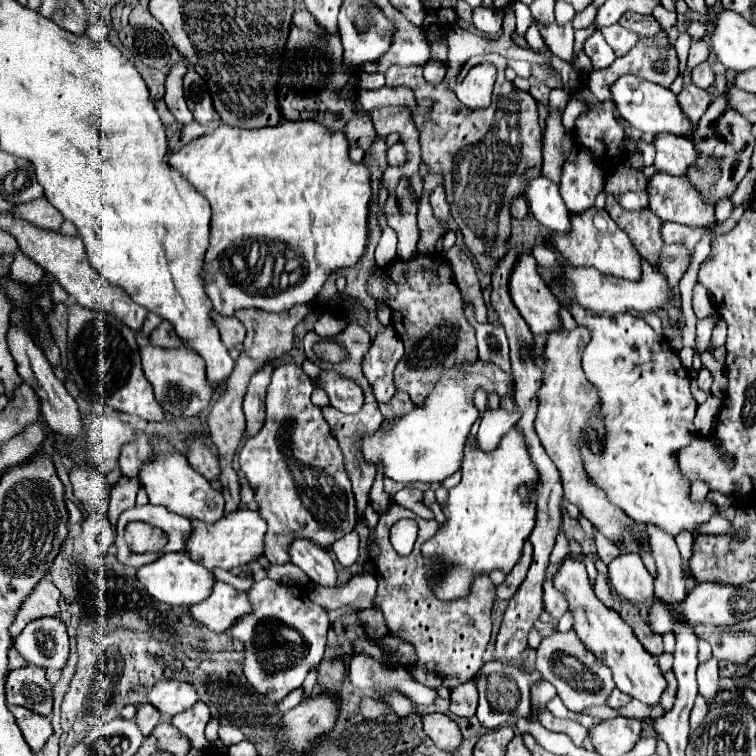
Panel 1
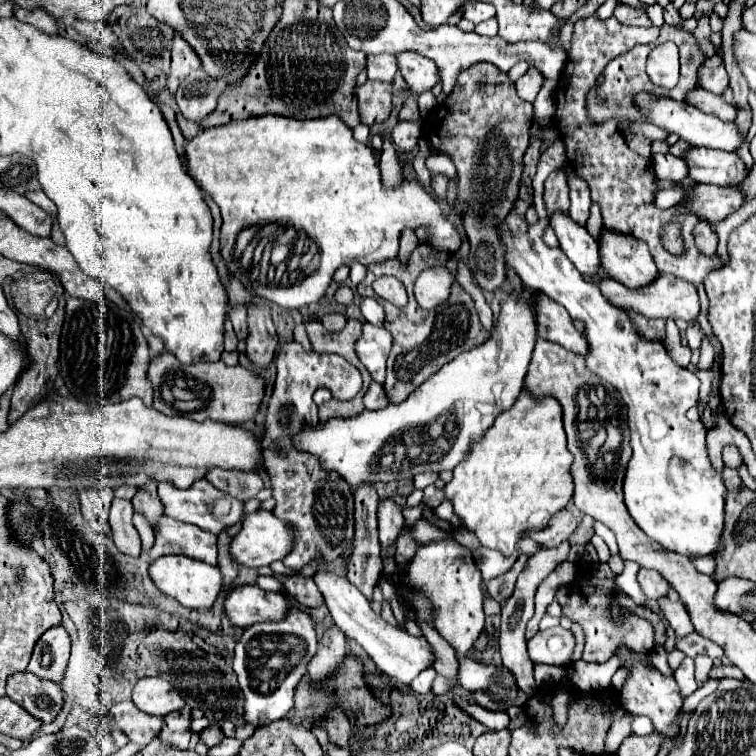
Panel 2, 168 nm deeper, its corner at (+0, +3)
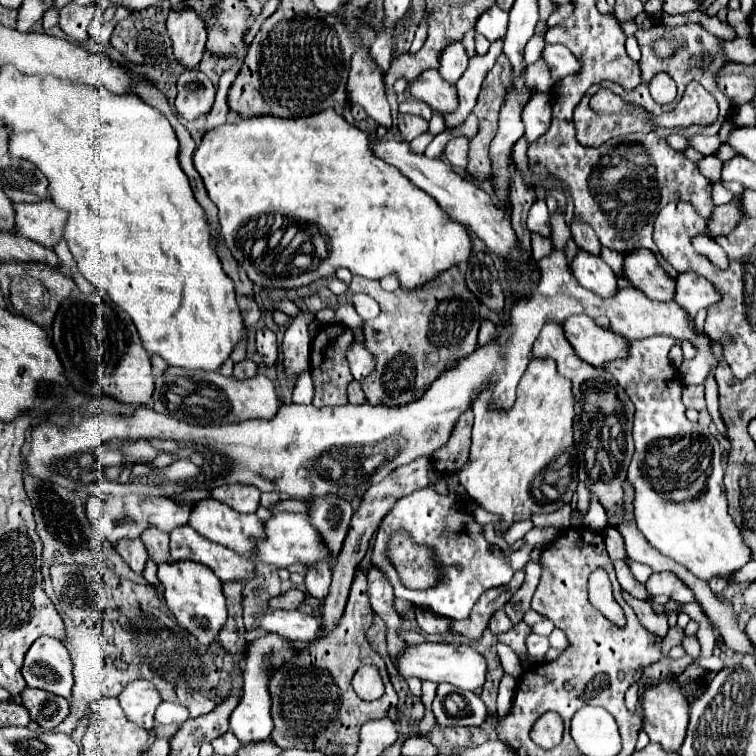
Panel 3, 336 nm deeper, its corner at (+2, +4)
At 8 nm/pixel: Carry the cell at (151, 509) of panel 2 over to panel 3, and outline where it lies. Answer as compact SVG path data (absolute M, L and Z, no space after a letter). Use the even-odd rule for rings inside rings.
M148 528L142 534L142 542L146 544L148 556L156 562L156 566L164 562L174 562L172 556L168 556L168 536L164 532L156 528Z

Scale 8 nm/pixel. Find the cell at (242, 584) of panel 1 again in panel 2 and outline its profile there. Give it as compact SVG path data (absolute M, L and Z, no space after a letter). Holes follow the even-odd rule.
M258 577L256 579L256 585L260 587L260 589L268 589L268 591L276 591L276 593L282 593L284 591L284 587L282 587L282 583L278 581L278 579L274 579L274 577Z

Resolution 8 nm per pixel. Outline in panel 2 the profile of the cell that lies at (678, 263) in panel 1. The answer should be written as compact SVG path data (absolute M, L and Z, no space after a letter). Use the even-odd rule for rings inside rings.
M700 221L700 223L694 227L694 241L696 241L696 247L698 247L698 251L700 251L702 255L710 257L710 255L716 253L718 235L714 233L714 229L712 229L708 223Z

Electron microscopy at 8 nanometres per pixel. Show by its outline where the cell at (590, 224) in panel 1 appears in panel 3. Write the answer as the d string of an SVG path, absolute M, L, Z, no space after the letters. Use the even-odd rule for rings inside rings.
M636 250L628 256L624 254L624 276L634 288L640 288L652 300L674 300L676 280L664 272L656 256L648 250Z

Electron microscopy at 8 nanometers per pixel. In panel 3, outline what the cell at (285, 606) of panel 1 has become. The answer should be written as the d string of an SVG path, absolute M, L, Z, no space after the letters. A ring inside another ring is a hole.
M266 634L266 636L256 638L248 646L248 652L244 658L244 662L246 662L246 666L244 666L244 694L240 698L240 704L234 708L234 712L230 716L230 728L242 744L260 742L260 740L270 738L274 724L272 724L272 716L270 716L272 702L268 696L268 680L276 668L280 668L284 662L288 662L294 656L292 648L284 648L286 644L290 644L290 642L284 640L282 636Z

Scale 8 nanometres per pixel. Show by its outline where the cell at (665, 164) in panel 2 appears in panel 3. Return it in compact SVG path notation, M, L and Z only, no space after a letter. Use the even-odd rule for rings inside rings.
M706 156L704 160L698 162L700 166L700 172L710 180L710 182L720 182L720 166L722 166L722 160L716 158L716 156Z

